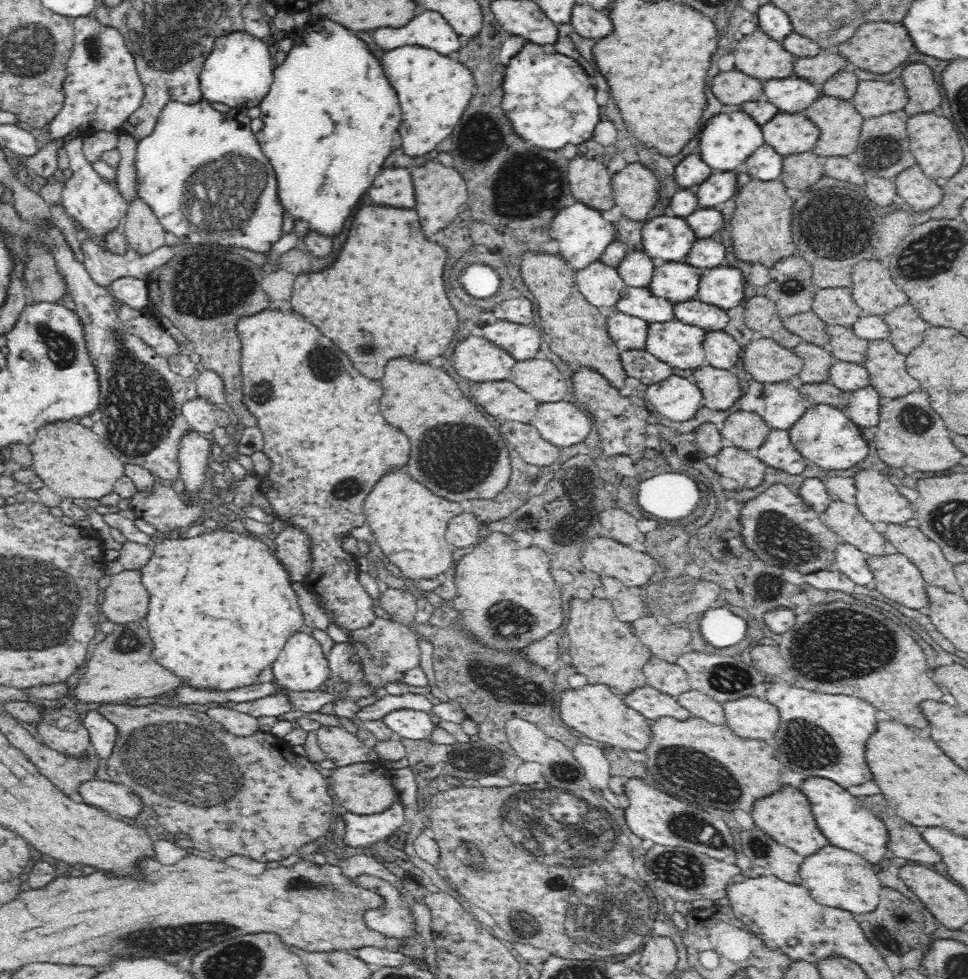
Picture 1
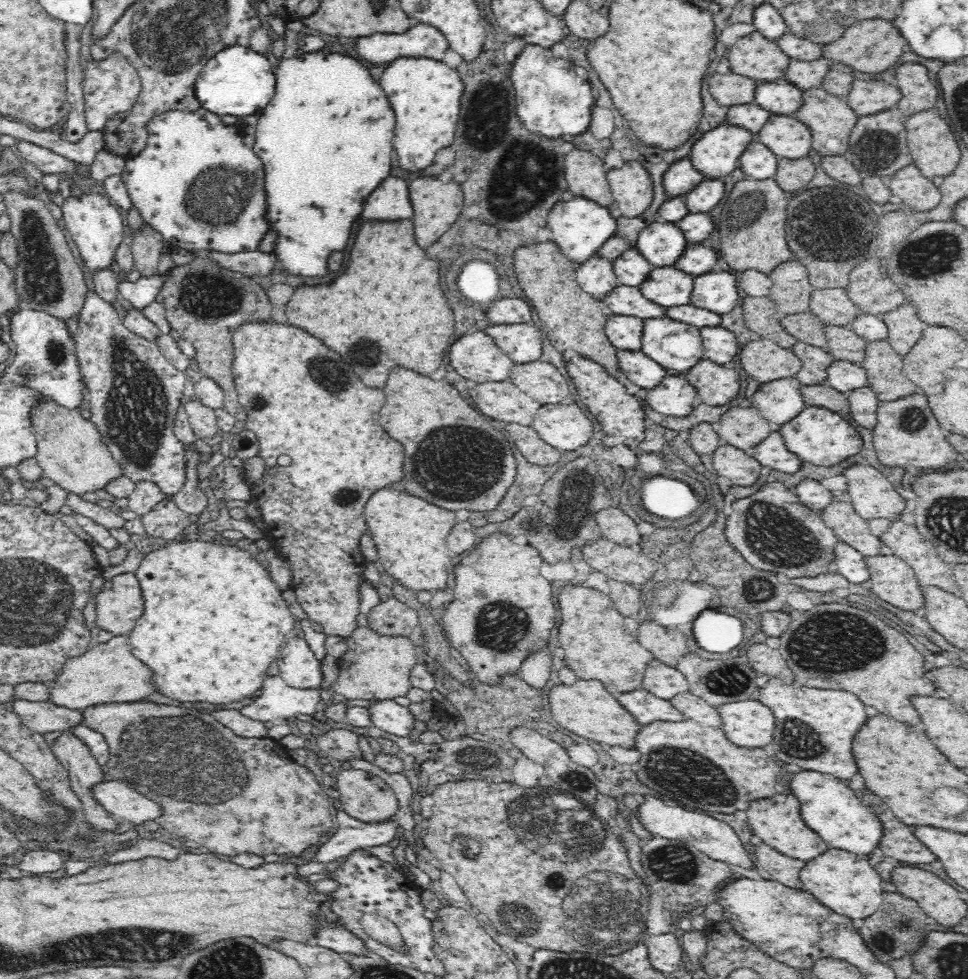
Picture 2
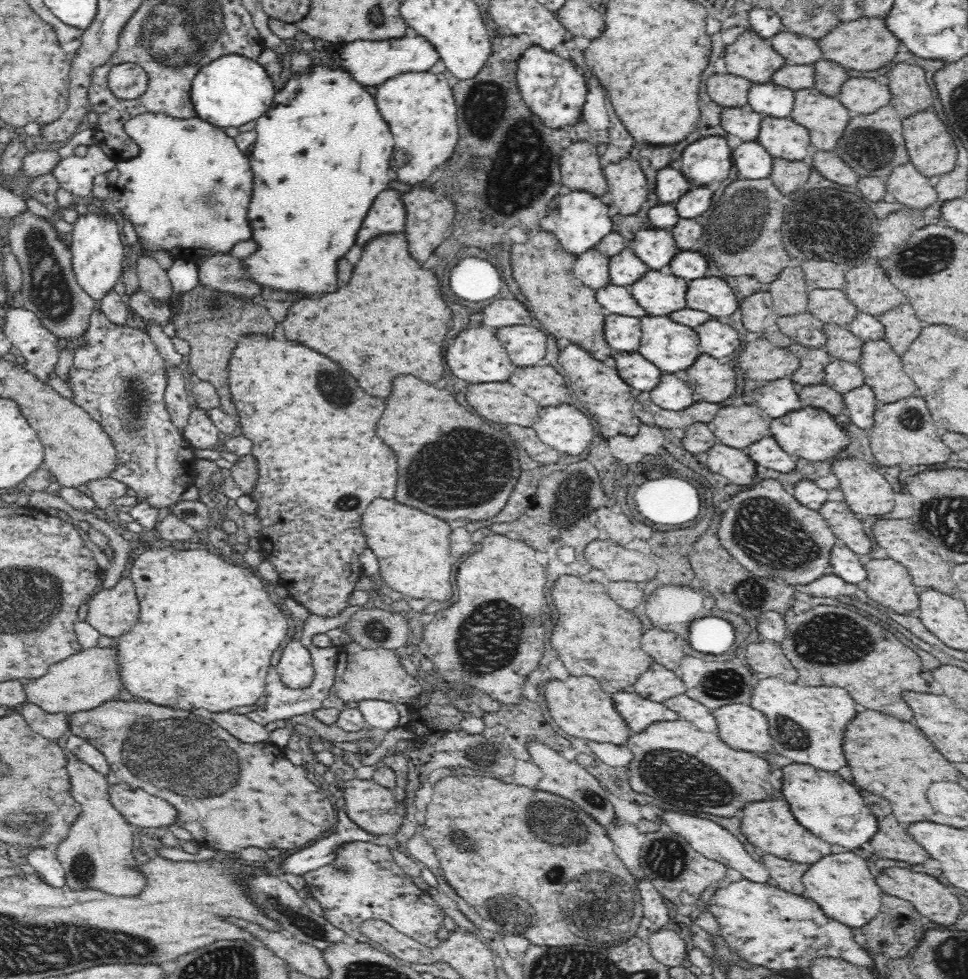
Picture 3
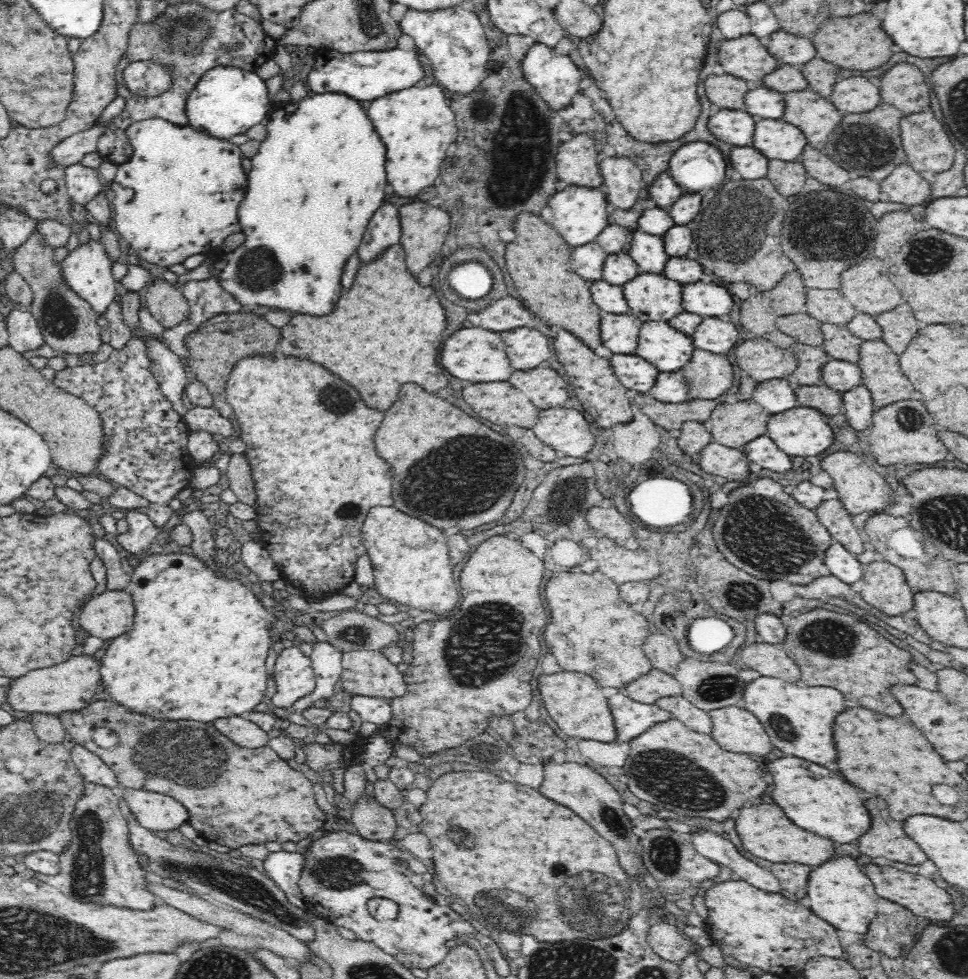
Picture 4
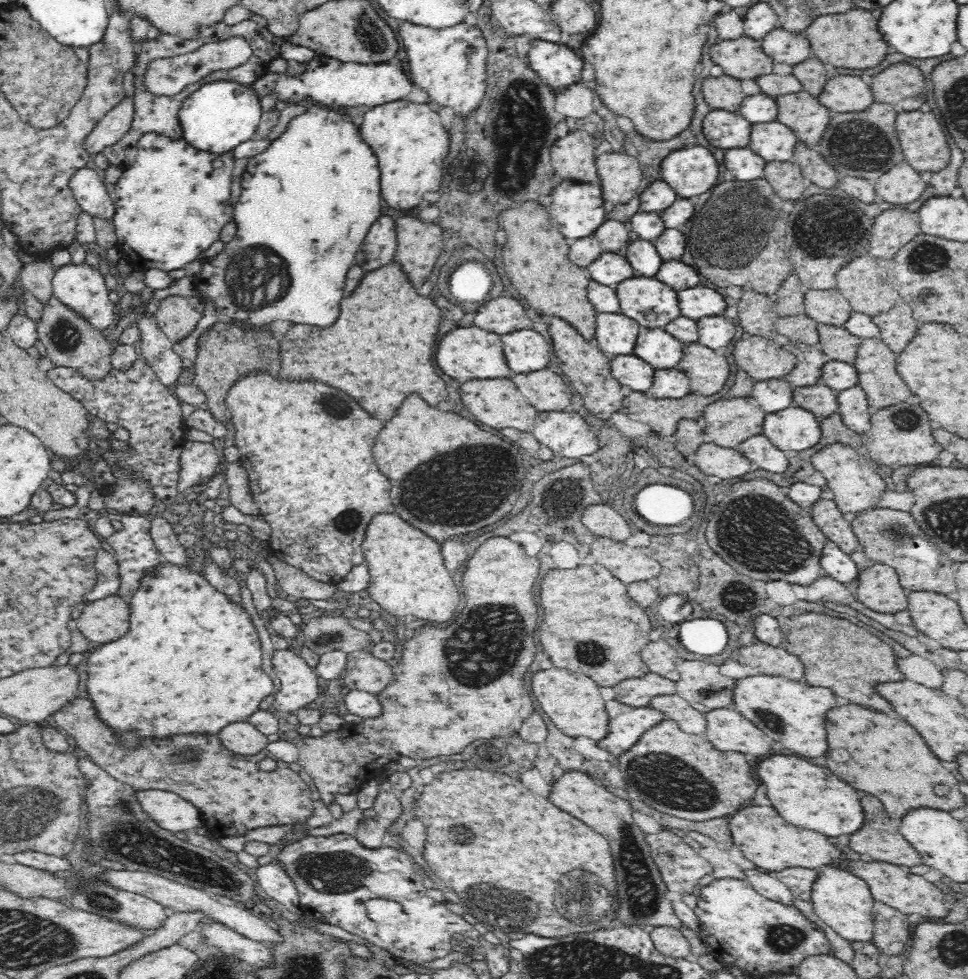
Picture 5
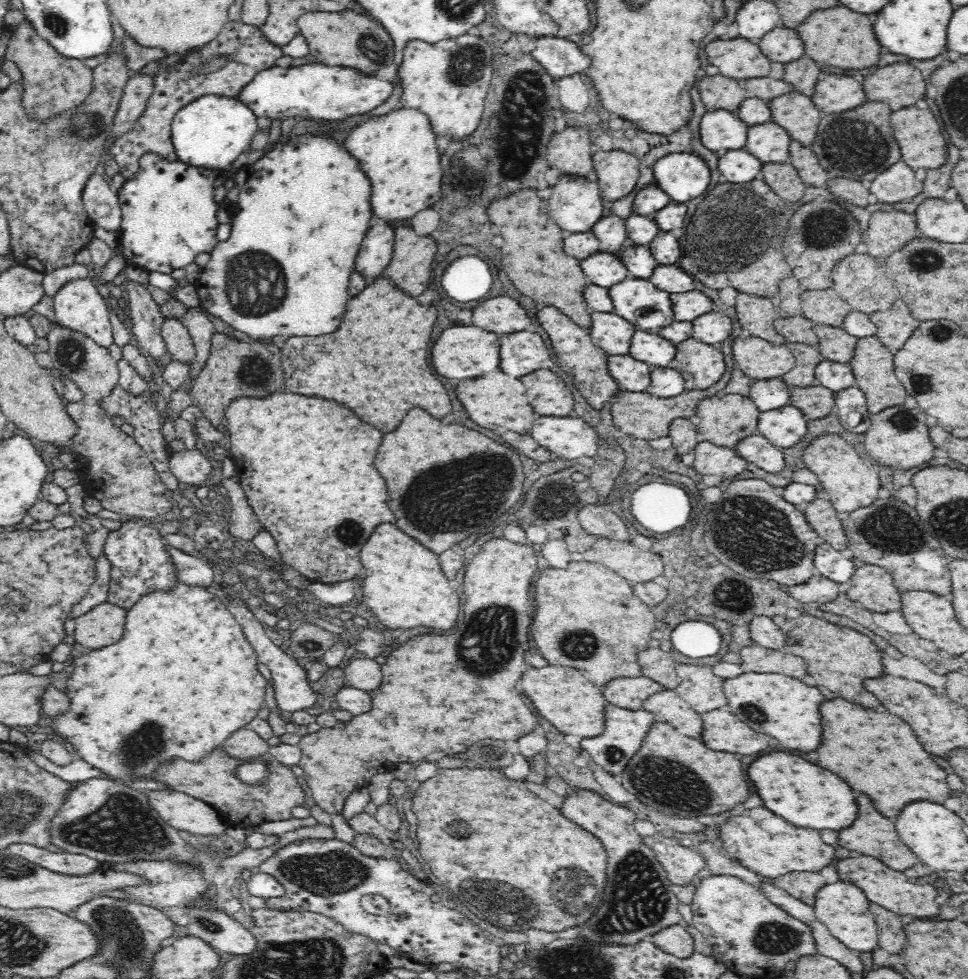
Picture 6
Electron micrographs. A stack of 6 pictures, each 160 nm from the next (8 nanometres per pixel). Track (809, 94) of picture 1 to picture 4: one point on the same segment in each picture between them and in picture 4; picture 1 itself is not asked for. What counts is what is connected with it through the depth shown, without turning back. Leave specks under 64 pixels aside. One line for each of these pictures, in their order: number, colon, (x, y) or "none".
2: (779, 99)
3: (770, 99)
4: (762, 101)

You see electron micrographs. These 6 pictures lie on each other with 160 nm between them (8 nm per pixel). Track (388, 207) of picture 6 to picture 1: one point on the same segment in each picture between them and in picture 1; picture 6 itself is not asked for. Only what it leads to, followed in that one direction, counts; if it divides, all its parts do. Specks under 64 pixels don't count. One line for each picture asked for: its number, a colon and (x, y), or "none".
1: (435, 91)
2: (426, 93)
3: (421, 107)
4: (417, 124)
5: (411, 141)

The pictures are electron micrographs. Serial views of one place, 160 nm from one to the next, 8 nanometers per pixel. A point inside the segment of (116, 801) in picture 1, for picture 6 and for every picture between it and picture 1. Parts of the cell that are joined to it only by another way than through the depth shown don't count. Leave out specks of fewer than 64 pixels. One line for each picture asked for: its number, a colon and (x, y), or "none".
2: (115, 797)
3: (138, 807)
4: (153, 811)
5: (168, 810)
6: (189, 815)

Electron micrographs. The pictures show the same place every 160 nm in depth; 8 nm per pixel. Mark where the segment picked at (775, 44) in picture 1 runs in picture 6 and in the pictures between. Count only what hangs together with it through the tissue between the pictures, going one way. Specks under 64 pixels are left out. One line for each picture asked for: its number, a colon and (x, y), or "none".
2: (759, 58)
3: (751, 56)
4: (746, 57)
5: (743, 58)
6: (737, 58)

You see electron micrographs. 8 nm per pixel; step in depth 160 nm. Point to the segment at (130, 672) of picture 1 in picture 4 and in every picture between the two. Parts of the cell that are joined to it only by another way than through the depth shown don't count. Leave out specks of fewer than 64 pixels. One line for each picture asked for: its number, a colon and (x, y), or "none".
2: (107, 673)
3: (92, 677)
4: (71, 686)

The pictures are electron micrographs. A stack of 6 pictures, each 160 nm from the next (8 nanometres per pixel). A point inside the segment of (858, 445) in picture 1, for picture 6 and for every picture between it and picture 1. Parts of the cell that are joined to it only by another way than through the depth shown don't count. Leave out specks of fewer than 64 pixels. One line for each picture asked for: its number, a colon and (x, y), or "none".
2: (819, 436)
3: (810, 433)
4: (801, 431)
5: (792, 429)
6: (784, 427)

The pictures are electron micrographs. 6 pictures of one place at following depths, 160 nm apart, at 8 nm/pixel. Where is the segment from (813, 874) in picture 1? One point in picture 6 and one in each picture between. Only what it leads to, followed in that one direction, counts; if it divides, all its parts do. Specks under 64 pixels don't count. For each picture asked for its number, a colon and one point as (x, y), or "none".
2: (846, 883)
3: (842, 884)
4: (839, 892)
5: (843, 901)
6: (842, 907)

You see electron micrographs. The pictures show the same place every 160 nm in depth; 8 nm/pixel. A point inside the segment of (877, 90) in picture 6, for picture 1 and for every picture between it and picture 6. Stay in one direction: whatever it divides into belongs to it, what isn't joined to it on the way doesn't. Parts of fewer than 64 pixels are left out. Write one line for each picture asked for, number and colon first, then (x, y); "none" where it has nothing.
1: (925, 95)
2: (919, 91)
3: (911, 91)
4: (903, 86)
5: (902, 85)

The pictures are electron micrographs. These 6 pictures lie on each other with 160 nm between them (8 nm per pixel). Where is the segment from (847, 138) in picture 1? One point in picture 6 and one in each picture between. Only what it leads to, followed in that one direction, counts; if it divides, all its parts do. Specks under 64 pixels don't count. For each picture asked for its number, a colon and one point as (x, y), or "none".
2: (831, 121)
3: (826, 119)
4: (817, 117)
5: (807, 117)
6: (796, 112)

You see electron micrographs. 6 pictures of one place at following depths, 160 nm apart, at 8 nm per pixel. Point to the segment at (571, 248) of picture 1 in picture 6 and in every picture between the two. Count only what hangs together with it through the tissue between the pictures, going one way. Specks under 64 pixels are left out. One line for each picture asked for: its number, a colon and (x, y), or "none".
2: (580, 227)
3: (582, 219)
4: (580, 215)
5: (577, 210)
6: (576, 203)

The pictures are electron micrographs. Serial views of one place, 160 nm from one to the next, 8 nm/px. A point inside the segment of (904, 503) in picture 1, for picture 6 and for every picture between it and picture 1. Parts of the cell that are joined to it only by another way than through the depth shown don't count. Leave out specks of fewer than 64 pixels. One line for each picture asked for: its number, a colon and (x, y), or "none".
2: (872, 495)
3: (866, 491)
4: (861, 489)
5: (857, 487)
6: (852, 483)

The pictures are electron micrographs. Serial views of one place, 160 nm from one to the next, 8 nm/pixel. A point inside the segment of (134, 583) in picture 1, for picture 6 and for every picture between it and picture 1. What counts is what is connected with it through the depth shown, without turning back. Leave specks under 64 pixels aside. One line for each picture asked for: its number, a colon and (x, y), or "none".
2: (118, 608)
3: (114, 612)
4: (110, 614)
5: (103, 620)
6: (104, 623)

